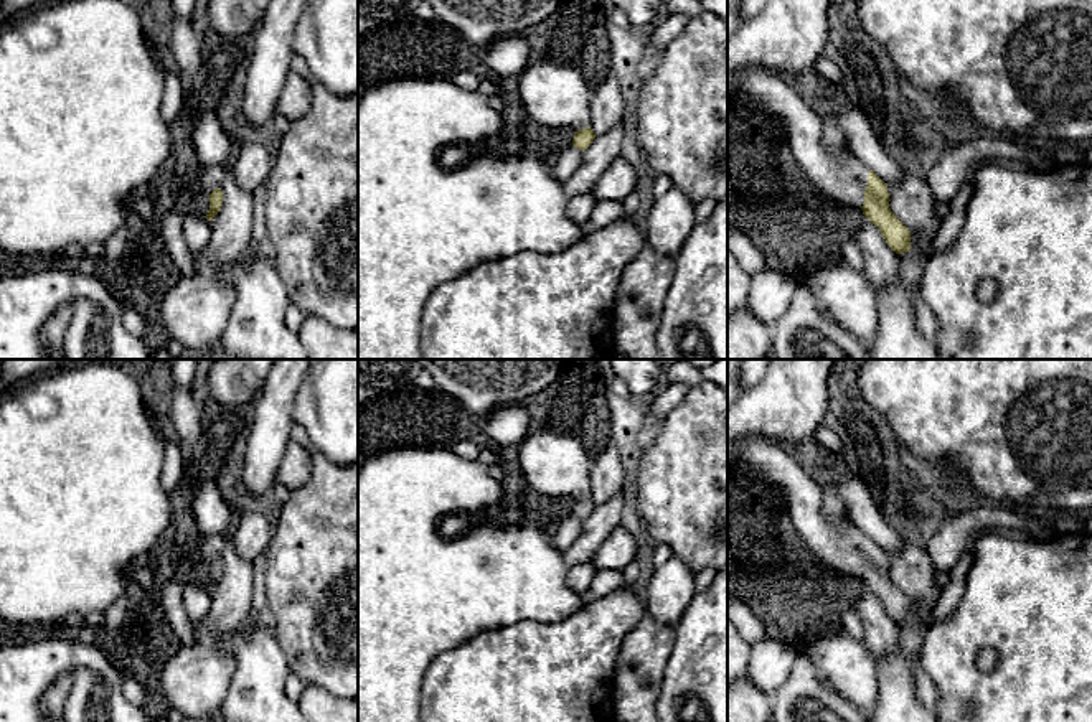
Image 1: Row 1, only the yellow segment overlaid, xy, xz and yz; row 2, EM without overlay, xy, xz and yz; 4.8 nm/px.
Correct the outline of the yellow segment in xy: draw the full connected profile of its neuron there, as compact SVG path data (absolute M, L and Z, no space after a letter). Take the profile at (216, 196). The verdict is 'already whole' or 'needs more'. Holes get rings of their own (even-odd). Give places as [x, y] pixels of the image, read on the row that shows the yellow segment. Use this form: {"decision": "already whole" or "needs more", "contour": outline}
{"decision": "needs more", "contour": "M201 163L198 183L200 183L201 190L209 198L209 211L205 216L208 221L211 221L218 214L218 211L221 209L221 204L223 204L223 191L221 191L223 178L224 178L224 168L223 166Z"}

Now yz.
{"decision": "needs more", "contour": "M732 71L729 79L782 125L797 163L821 196L836 204L859 206L896 254L911 249L911 231L889 208L887 185L853 153L825 147L821 119L797 91L760 73Z"}

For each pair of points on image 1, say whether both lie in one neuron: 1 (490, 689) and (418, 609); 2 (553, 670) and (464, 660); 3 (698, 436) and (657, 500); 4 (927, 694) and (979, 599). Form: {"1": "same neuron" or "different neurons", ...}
{"1": "different neurons", "2": "same neuron", "3": "same neuron", "4": "different neurons"}

